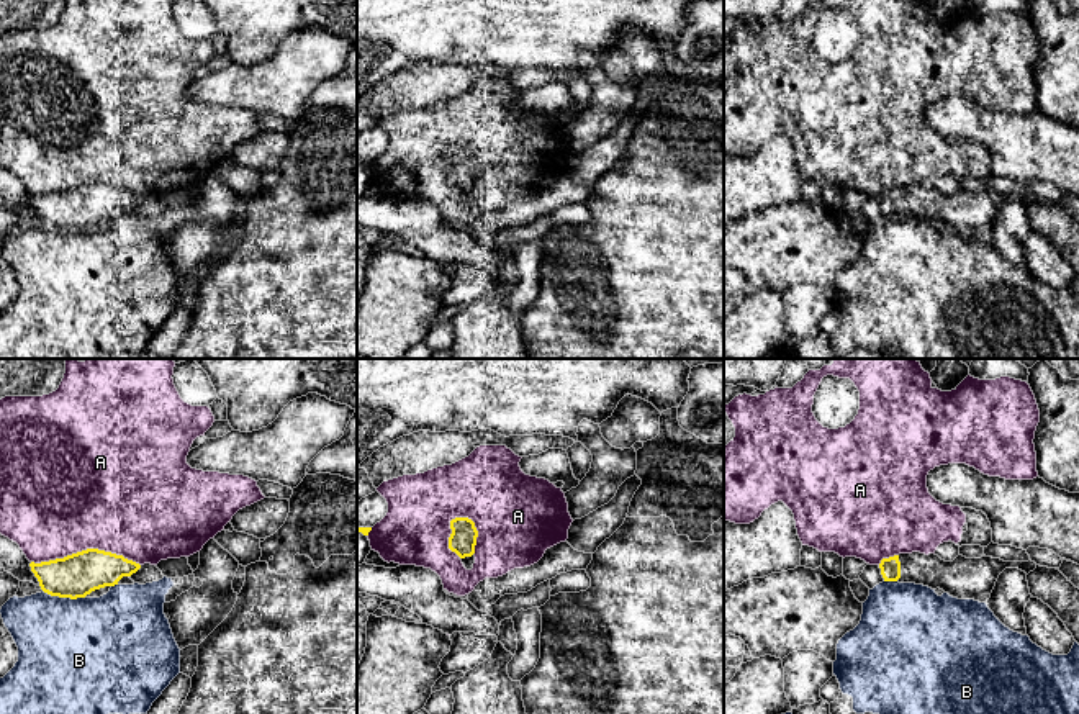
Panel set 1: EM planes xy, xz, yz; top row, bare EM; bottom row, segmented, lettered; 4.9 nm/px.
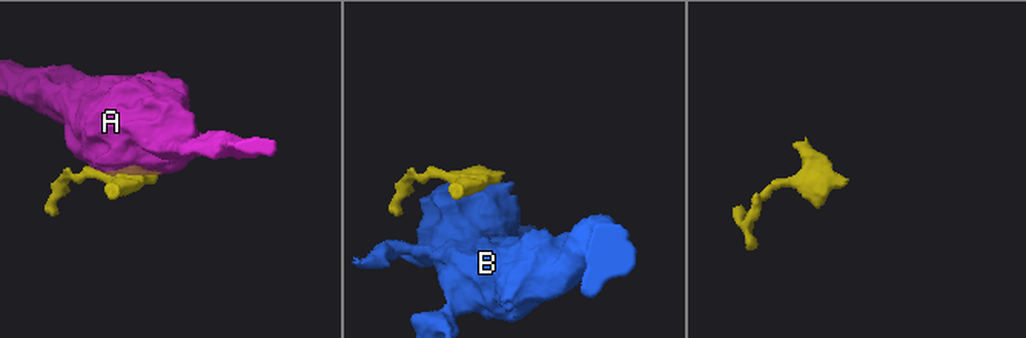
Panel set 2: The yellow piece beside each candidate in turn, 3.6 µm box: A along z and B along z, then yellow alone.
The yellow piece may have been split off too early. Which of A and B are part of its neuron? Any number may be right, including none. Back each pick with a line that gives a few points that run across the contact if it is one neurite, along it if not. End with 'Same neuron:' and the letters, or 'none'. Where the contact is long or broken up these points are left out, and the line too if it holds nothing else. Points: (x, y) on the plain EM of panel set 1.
Same neuron: none

